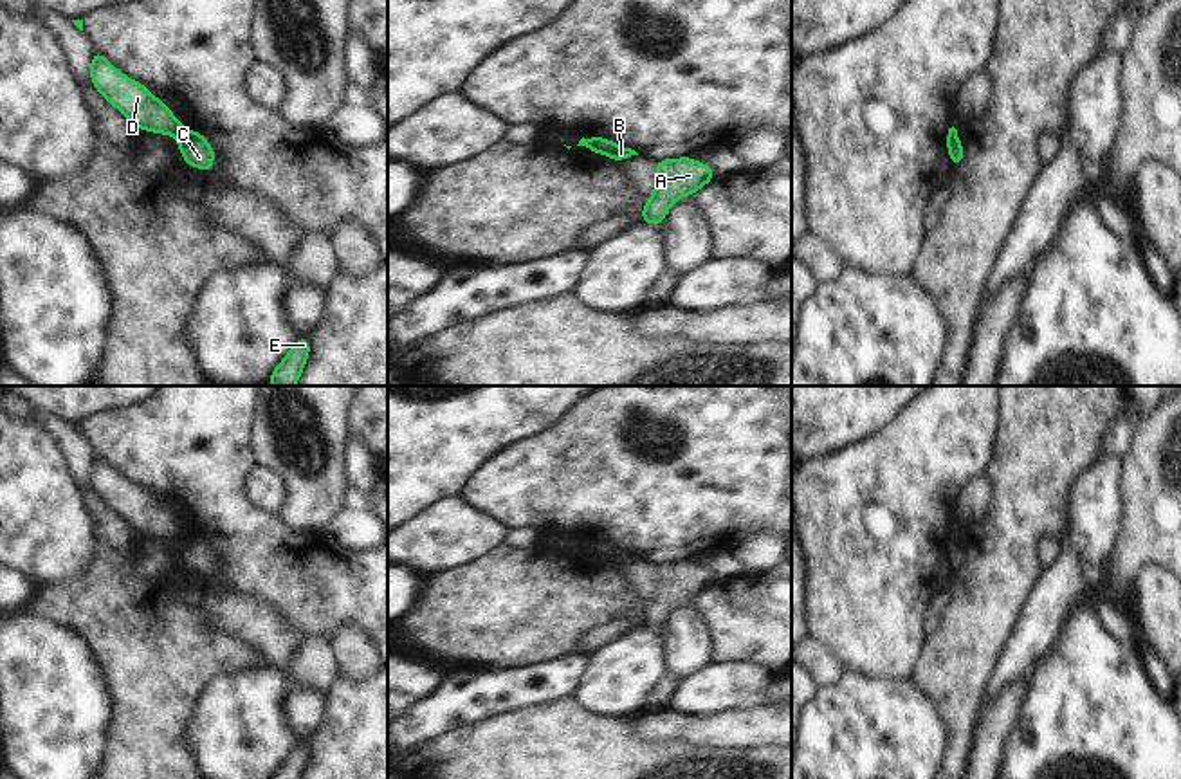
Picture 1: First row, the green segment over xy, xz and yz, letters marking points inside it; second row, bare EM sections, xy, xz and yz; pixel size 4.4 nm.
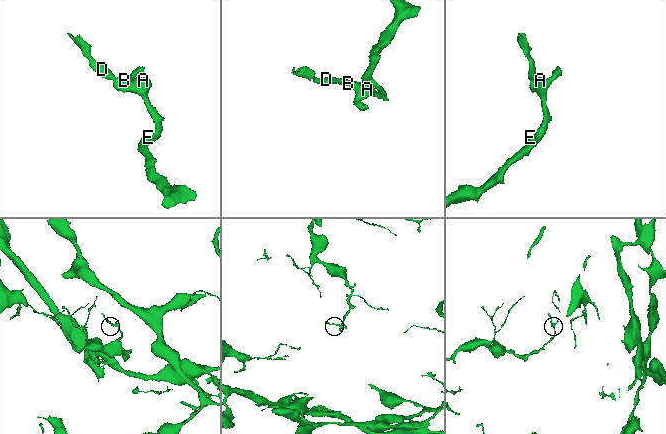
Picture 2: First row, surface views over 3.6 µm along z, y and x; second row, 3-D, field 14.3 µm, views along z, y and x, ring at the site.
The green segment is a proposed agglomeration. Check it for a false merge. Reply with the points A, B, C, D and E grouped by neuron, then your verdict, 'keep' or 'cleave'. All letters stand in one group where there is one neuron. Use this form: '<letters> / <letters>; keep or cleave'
A B C E / D; cleave

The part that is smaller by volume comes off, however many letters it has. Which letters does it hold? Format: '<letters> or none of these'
D

